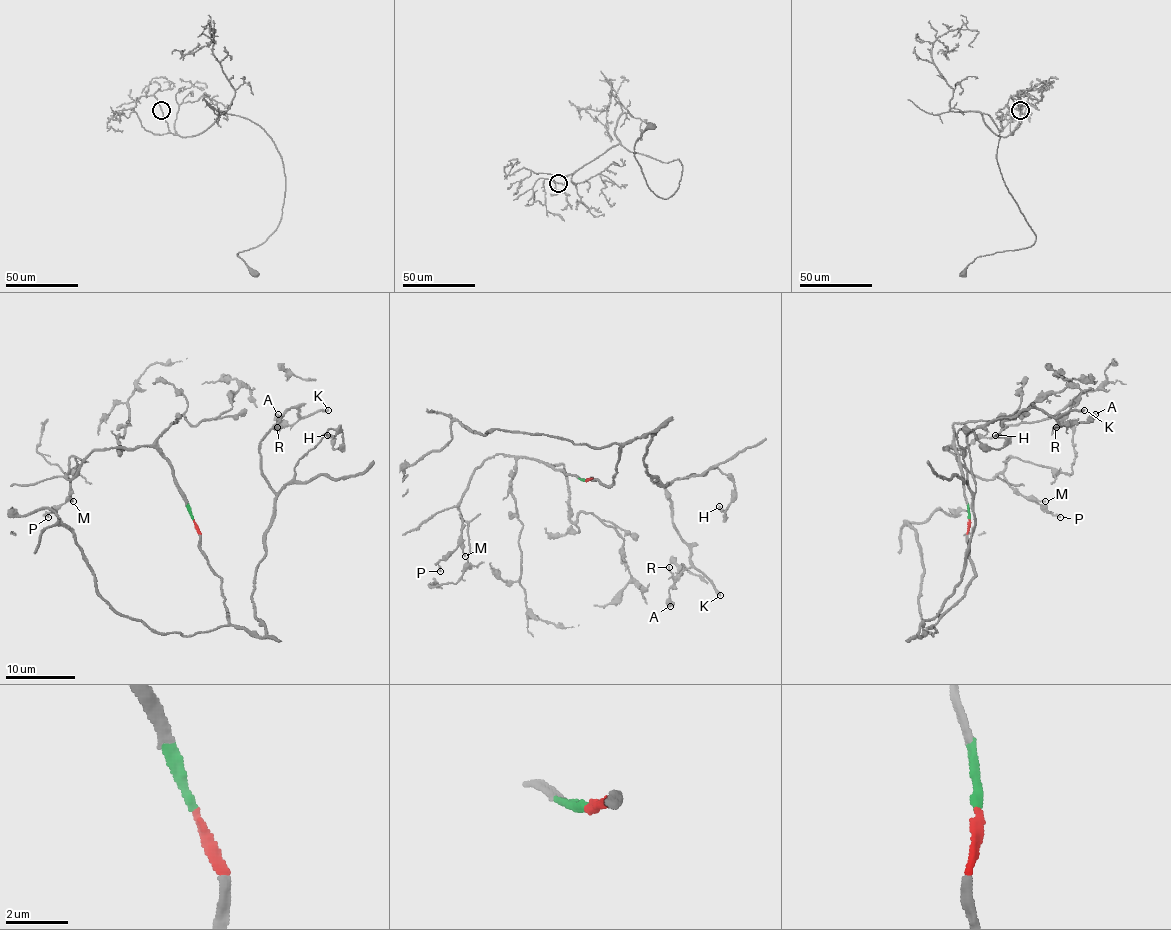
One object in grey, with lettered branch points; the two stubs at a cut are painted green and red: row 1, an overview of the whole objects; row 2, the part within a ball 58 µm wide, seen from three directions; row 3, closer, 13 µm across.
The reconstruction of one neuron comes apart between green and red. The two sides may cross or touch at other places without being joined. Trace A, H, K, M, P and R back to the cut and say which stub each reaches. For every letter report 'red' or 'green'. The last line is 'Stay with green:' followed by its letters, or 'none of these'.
A: red
H: red
K: red
M: green
P: green
R: red
Stay with green: M, P

